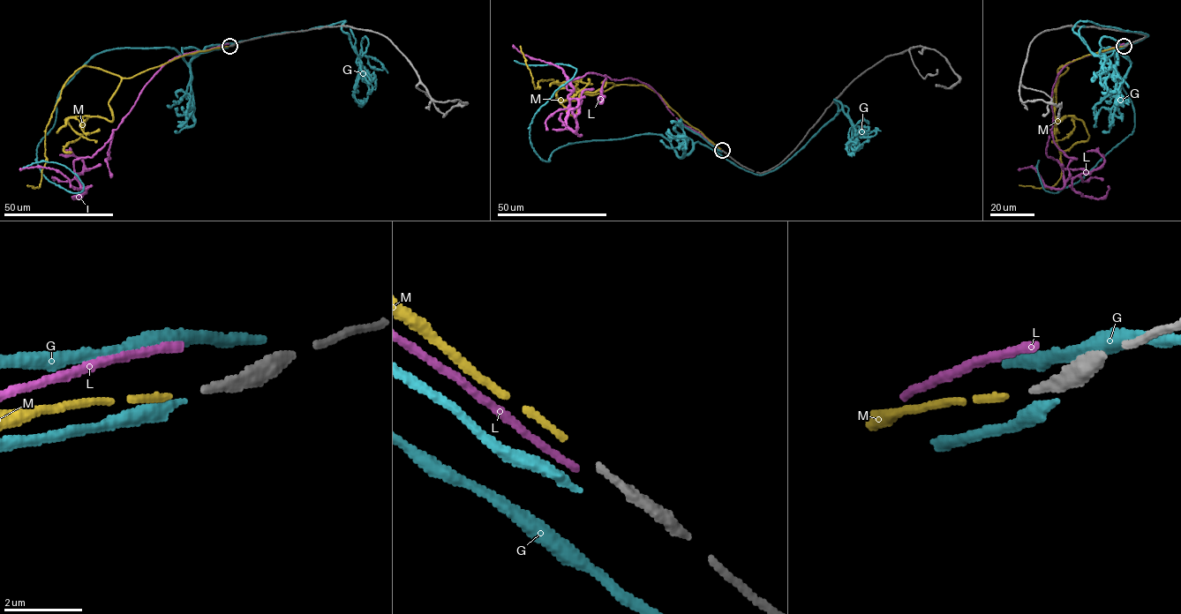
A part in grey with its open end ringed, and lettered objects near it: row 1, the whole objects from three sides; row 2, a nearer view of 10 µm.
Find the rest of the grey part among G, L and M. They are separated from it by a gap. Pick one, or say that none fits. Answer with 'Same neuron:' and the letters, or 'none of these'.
Same neuron: M

